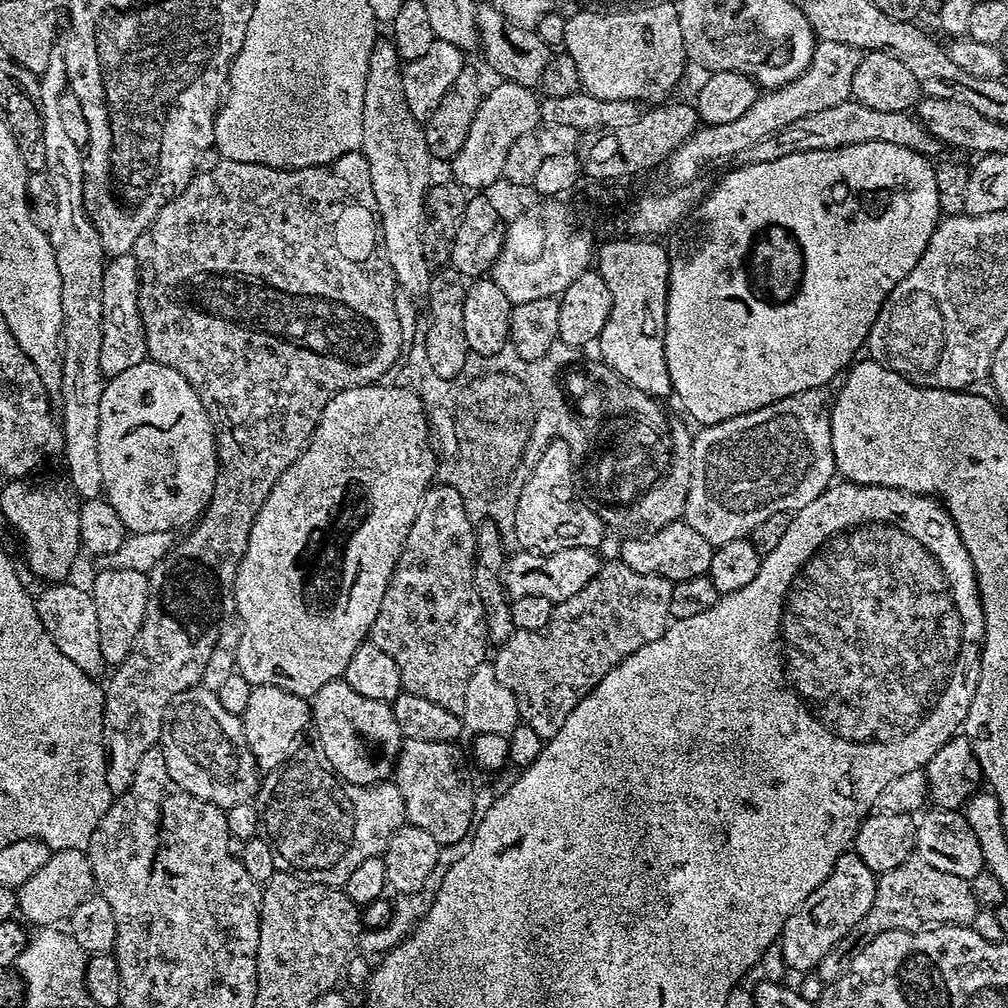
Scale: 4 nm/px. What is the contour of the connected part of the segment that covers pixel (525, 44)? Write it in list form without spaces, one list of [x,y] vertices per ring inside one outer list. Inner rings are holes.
[[[477,3],[476,6],[476,29],[480,35],[478,44],[484,47],[484,56],[487,67],[501,81],[518,83],[529,89],[535,89],[540,83],[543,70],[554,55],[550,45],[539,37],[539,34],[531,29],[524,28],[513,21],[510,21],[500,12],[495,3]]]

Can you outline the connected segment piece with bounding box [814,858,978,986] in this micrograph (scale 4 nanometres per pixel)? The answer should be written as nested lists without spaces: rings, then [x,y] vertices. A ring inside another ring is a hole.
[[[923,858],[907,860],[902,862],[902,866],[894,866],[894,870],[877,875],[870,910],[866,910],[862,922],[858,922],[858,926],[854,926],[854,930],[850,930],[850,934],[846,934],[846,938],[842,938],[842,942],[826,954],[826,958],[822,958],[820,965],[814,969],[814,975],[825,986],[833,984],[846,974],[846,970],[850,970],[850,962],[854,962],[854,958],[858,958],[858,954],[862,954],[862,950],[878,938],[878,934],[886,934],[890,930],[918,932],[942,924],[970,926],[977,911],[978,905],[969,881],[946,874],[933,864],[927,864]]]

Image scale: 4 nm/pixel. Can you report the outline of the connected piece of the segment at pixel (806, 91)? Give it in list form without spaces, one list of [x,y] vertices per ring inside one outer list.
[[[817,39],[810,66],[806,66],[798,78],[786,82],[786,86],[781,88],[761,91],[754,106],[750,106],[750,110],[746,110],[746,114],[740,115],[735,122],[704,124],[697,127],[693,136],[683,140],[666,161],[671,183],[676,186],[691,183],[703,168],[719,160],[728,160],[731,156],[743,157],[748,148],[754,146],[754,142],[762,142],[762,138],[772,136],[782,130],[782,126],[790,126],[790,122],[806,118],[806,114],[814,114],[818,110],[838,106],[838,102],[846,102],[852,95],[854,70],[858,68],[861,55],[861,49],[846,42]]]

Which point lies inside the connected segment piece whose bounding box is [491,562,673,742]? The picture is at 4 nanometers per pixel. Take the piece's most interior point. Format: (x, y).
(620, 610)

